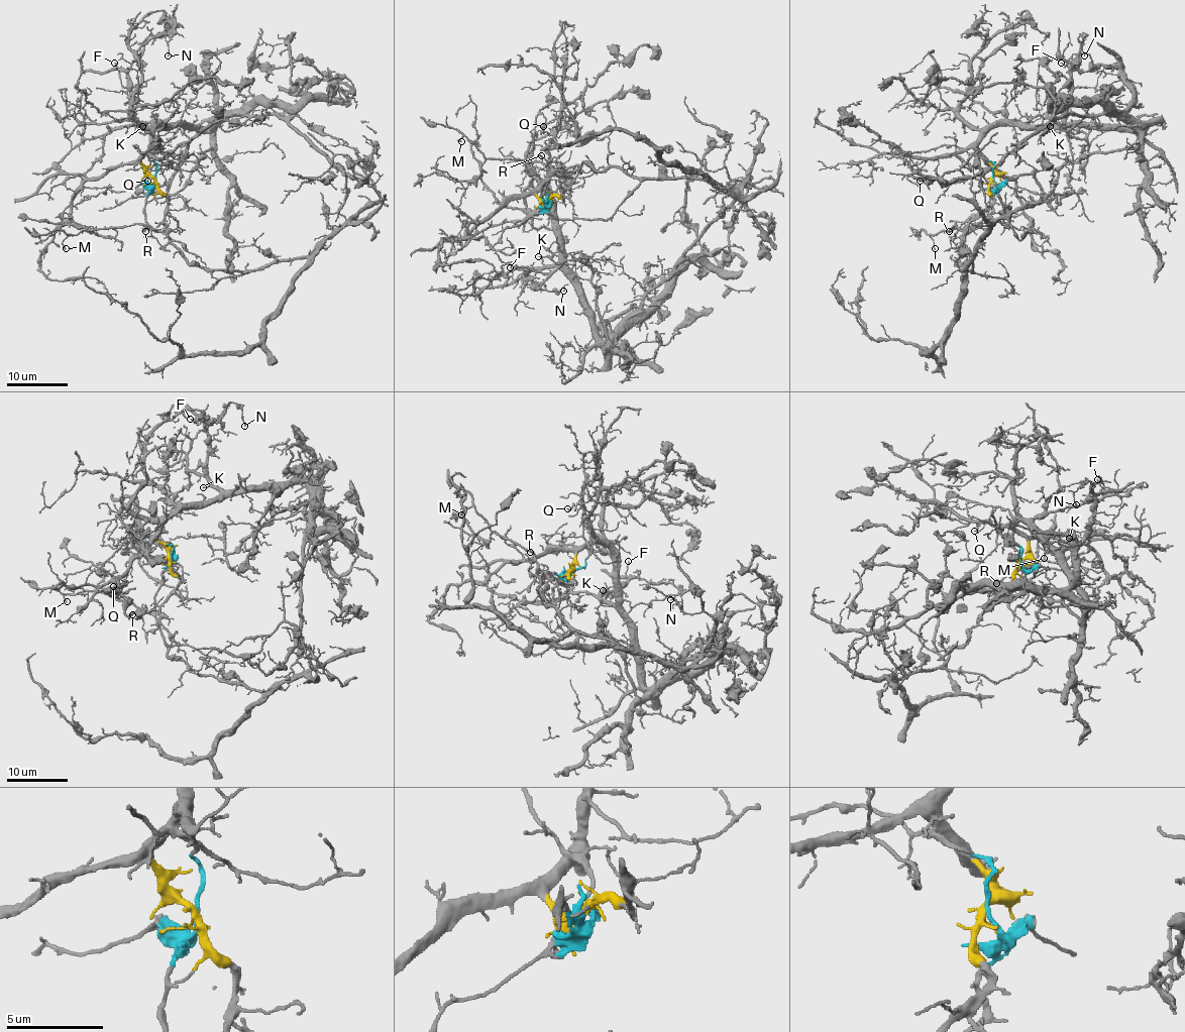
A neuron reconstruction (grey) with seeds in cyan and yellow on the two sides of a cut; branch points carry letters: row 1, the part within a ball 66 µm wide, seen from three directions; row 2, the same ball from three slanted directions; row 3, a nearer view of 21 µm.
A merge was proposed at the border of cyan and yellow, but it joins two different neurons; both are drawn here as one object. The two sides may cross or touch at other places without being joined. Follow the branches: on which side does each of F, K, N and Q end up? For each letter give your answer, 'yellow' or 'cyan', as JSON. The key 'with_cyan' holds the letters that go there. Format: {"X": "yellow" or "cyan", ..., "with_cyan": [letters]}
{"F": "yellow", "K": "yellow", "N": "yellow", "Q": "cyan", "with_cyan": ["Q"]}

